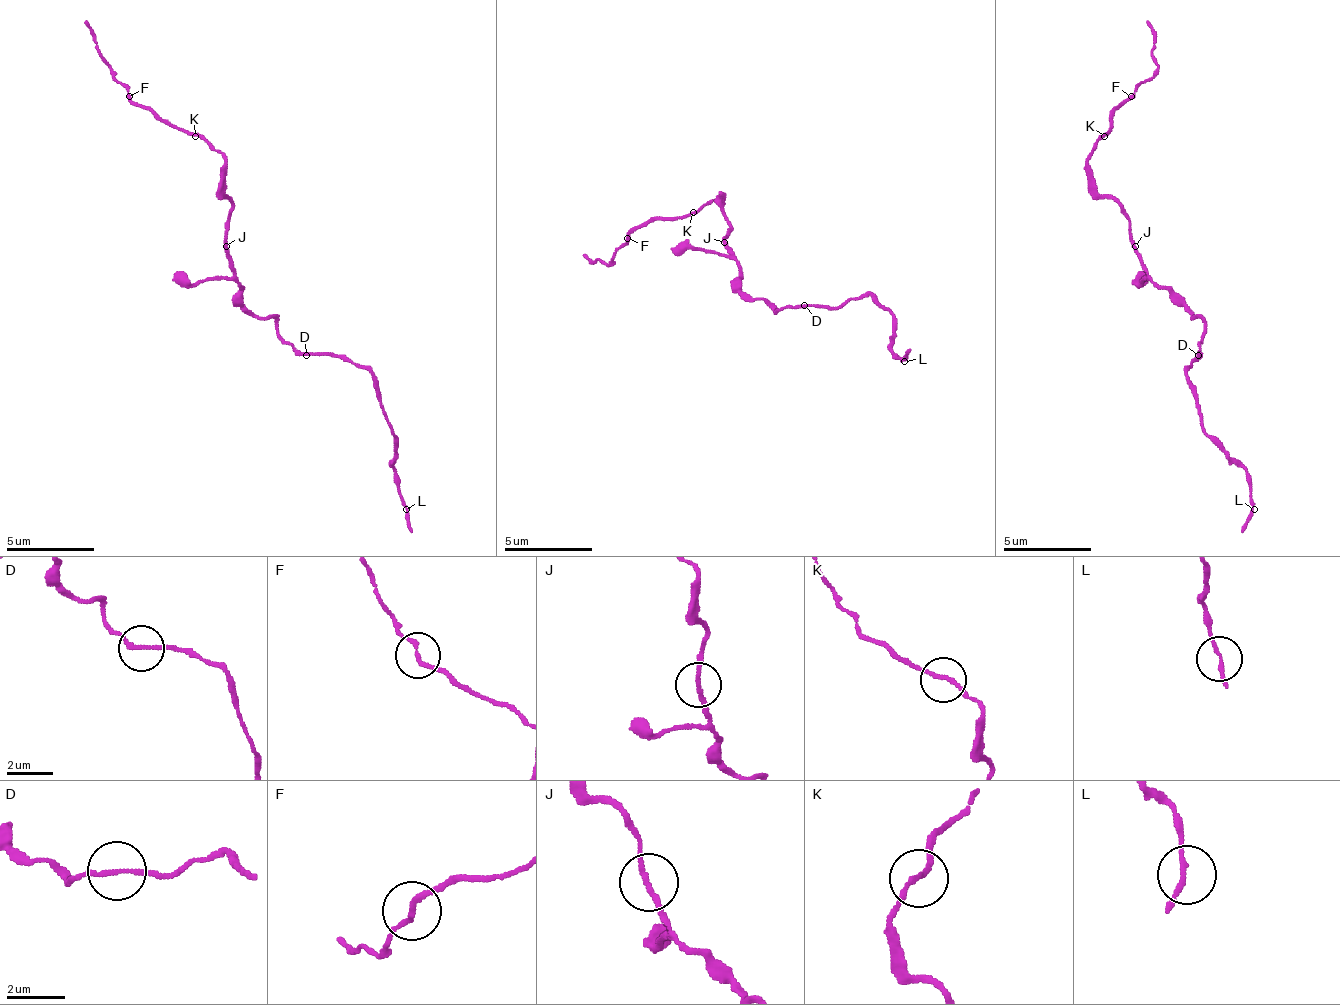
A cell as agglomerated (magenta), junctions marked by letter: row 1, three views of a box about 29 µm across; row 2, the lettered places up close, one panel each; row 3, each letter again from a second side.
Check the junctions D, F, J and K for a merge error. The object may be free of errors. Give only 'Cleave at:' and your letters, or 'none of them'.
Cleave at: none of them

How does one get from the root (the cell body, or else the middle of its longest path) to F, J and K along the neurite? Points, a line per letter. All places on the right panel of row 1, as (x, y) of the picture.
F: (1161, 285), (1135, 250), (1126, 211), (1095, 189), (1087, 162), (1091, 149), (1109, 131), (1109, 118), (1131, 96)
J: (1161, 285), (1148, 272), (1135, 246)
K: (1161, 285), (1148, 272), (1144, 259), (1135, 250), (1126, 211), (1095, 189), (1087, 158), (1104, 136)

